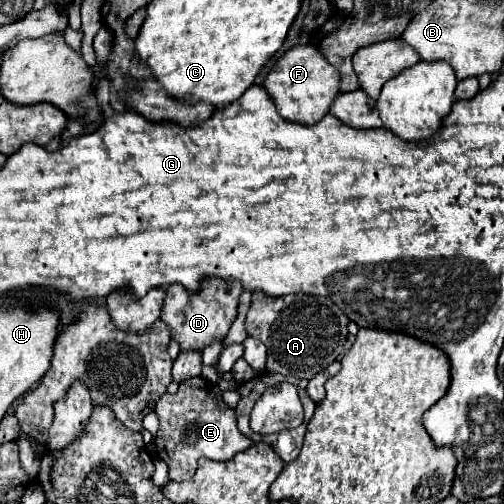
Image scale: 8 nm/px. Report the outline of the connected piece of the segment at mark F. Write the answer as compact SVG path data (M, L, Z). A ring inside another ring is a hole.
M297 45L285 51L275 61L271 71L265 75L261 87L269 91L281 117L311 125L315 121L321 121L323 115L329 113L331 101L339 93L339 73L333 65L325 61L315 45Z

